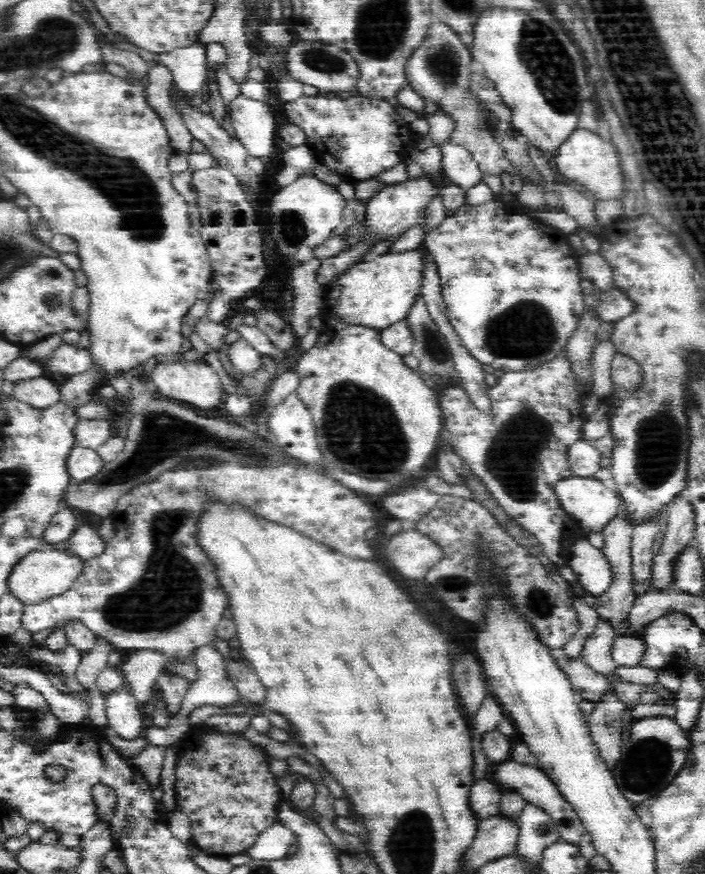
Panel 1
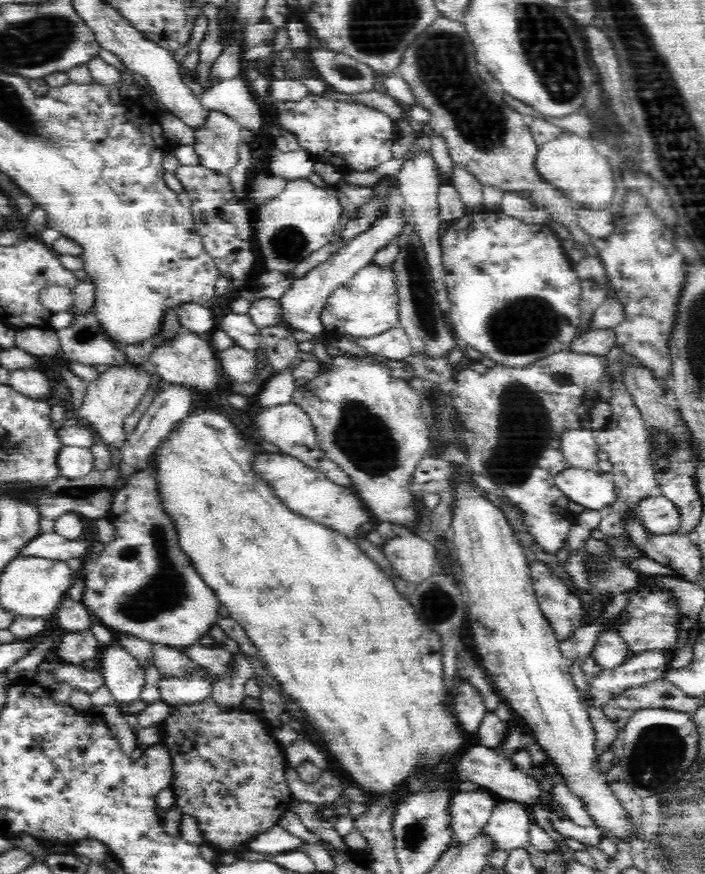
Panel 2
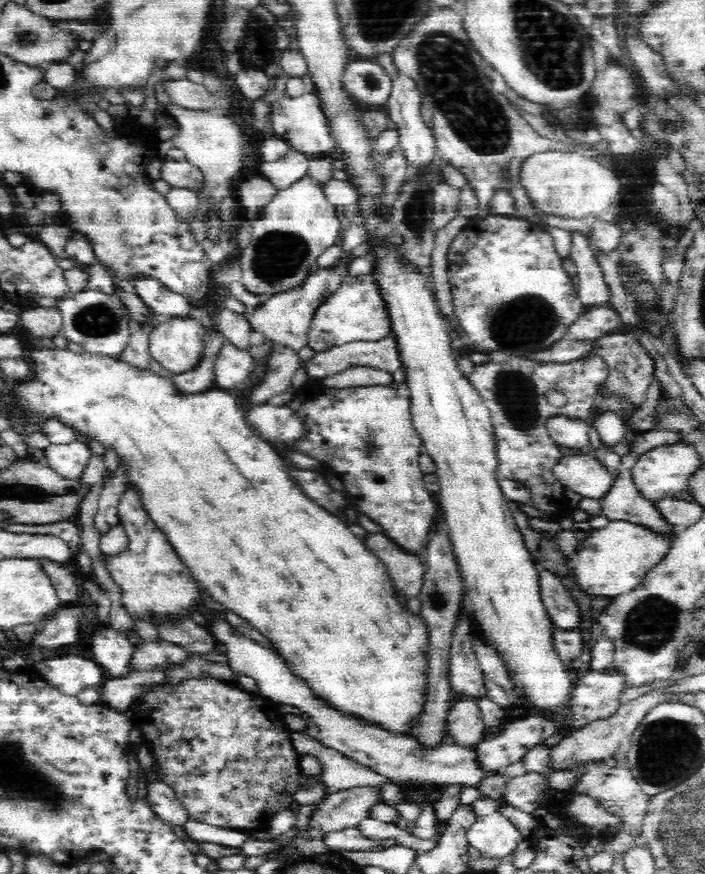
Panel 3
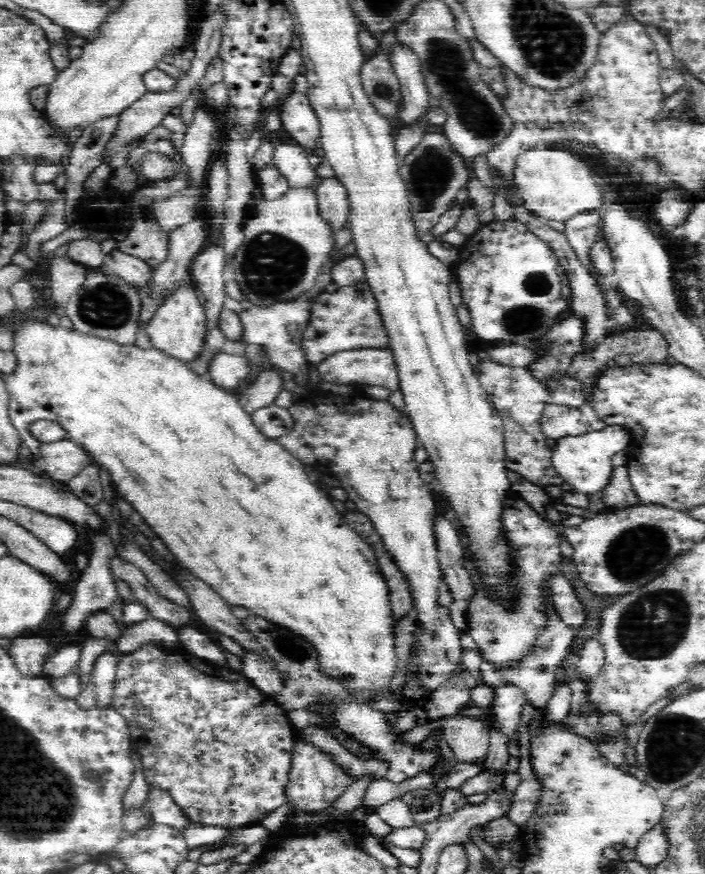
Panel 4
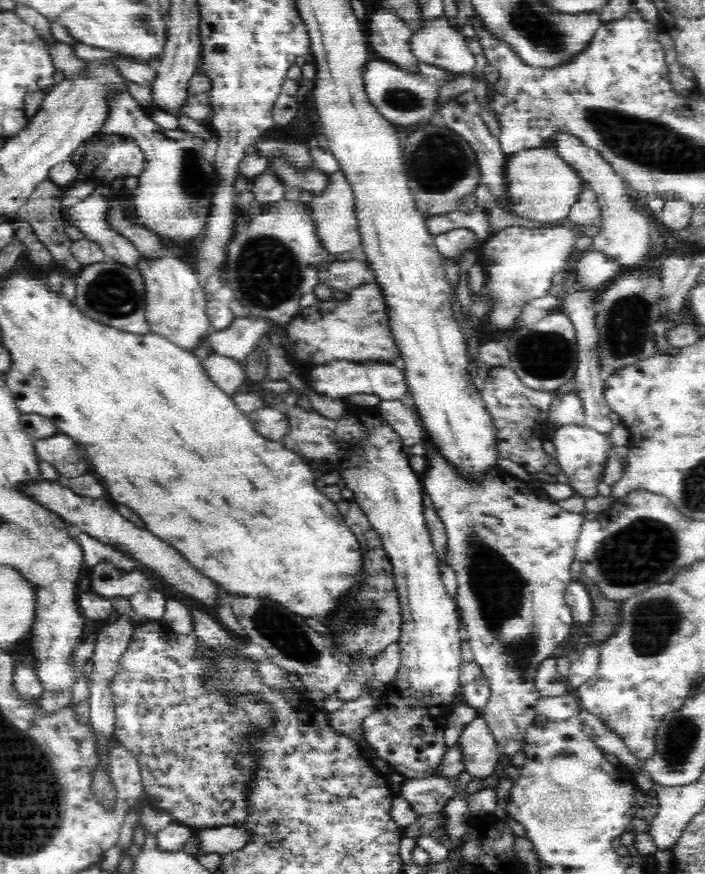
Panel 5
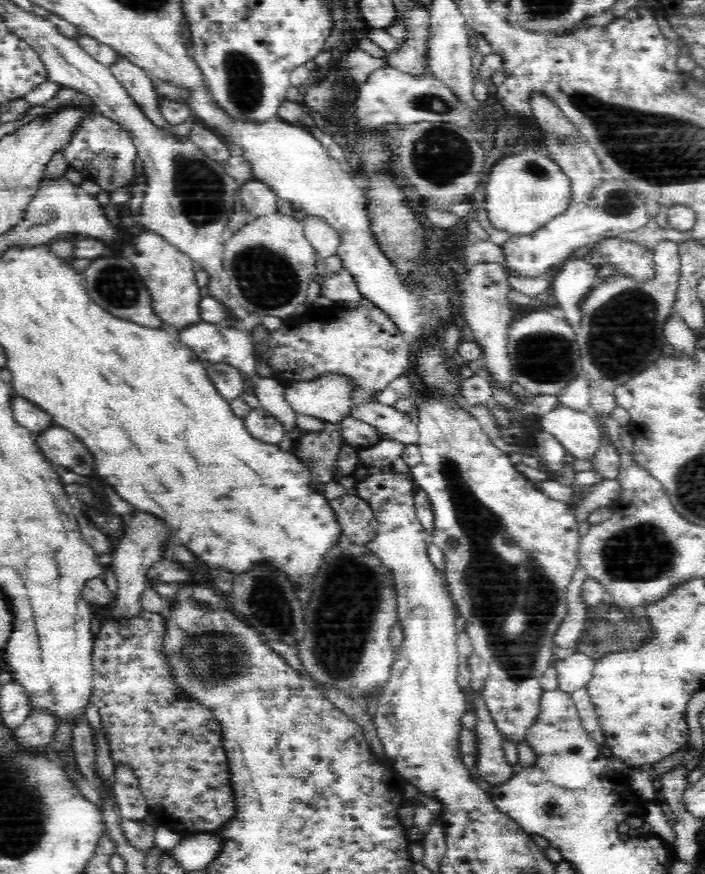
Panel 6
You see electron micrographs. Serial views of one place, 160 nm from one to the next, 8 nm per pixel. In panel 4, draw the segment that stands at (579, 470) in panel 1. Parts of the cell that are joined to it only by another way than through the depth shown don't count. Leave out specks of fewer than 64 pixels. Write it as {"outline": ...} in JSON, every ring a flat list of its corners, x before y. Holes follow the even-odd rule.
{"outline":[[550,403,542,416,542,430,547,438,555,440,563,436,578,436,591,430,590,422,578,407,564,407]]}

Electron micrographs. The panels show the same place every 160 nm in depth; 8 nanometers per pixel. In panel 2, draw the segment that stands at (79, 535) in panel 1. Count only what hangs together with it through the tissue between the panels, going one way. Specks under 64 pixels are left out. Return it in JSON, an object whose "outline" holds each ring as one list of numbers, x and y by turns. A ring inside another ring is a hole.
{"outline":[[46,532,30,544,21,548,20,554,26,556,40,556,50,560,68,560,69,558,80,558,83,554,89,555,94,543,88,543,84,538,67,540,56,532]]}

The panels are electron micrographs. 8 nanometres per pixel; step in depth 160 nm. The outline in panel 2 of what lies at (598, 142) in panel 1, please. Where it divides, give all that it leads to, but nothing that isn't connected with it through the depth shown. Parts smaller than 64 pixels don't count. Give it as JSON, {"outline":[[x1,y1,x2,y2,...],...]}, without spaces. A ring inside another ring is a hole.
{"outline":[[561,134,539,147,536,159,537,173,573,200,577,208,608,209,614,198,614,176,608,159,600,156,586,138,578,134]]}

